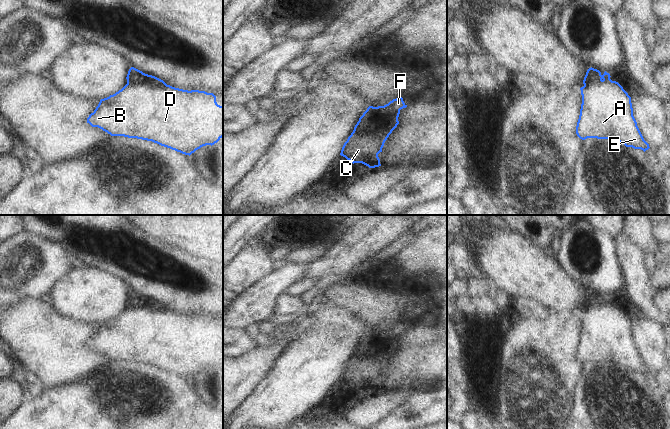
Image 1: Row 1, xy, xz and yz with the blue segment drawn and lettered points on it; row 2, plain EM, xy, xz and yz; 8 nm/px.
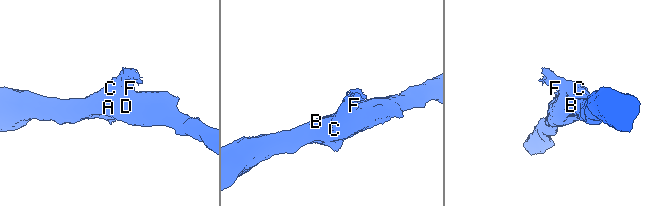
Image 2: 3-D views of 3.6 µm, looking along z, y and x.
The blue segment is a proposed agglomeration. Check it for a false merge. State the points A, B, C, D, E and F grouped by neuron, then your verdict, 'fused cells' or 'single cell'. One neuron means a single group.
groups A B C D E / F; fused cells

